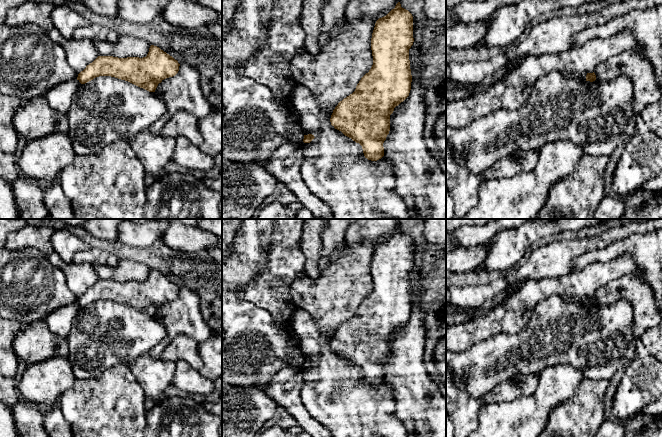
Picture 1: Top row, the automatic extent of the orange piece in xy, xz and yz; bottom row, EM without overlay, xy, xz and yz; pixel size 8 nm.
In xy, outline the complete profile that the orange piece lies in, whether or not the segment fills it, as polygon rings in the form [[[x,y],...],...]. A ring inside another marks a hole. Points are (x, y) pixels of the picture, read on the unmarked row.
[[[151,269],[143,282],[98,280],[78,298],[77,304],[85,308],[99,300],[111,300],[155,316],[159,307],[178,297],[179,290],[172,280]]]

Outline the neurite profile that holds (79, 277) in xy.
[[[56,252],[48,255],[48,259],[52,265],[62,270],[67,286],[78,297],[100,280],[94,266],[91,264],[65,263]]]

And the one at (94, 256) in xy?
[[[90,248],[86,251],[77,252],[73,257],[76,264],[88,263],[91,265],[105,265],[115,267],[119,263],[119,257],[116,254],[98,249]]]

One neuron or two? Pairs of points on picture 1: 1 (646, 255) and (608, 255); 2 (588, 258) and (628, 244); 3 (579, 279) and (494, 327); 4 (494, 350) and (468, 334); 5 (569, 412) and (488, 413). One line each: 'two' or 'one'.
1: one
2: one
3: one
4: two
5: two

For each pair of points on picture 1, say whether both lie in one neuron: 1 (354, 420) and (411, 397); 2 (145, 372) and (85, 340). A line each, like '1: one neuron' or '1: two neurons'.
1: two neurons
2: one neuron

